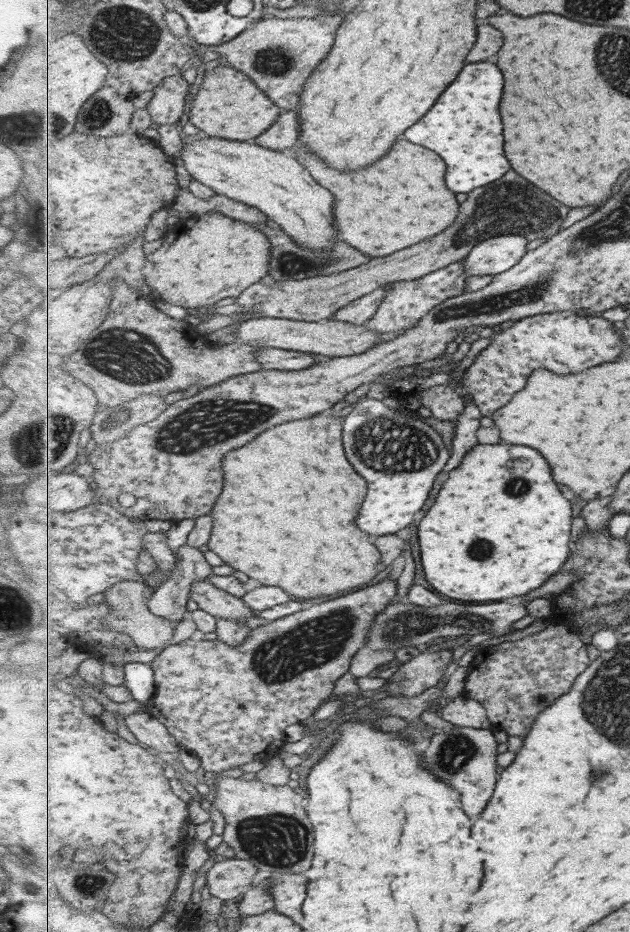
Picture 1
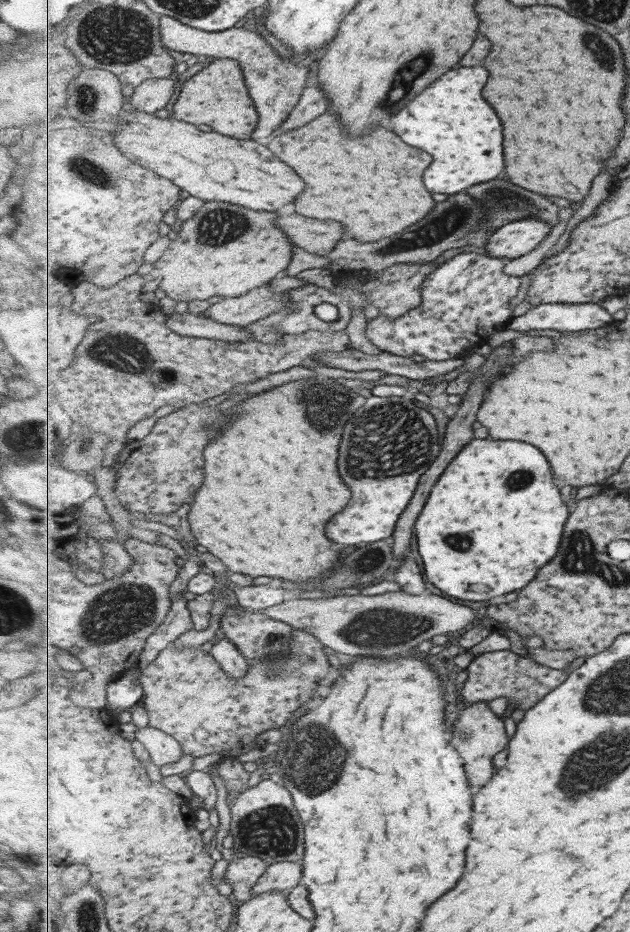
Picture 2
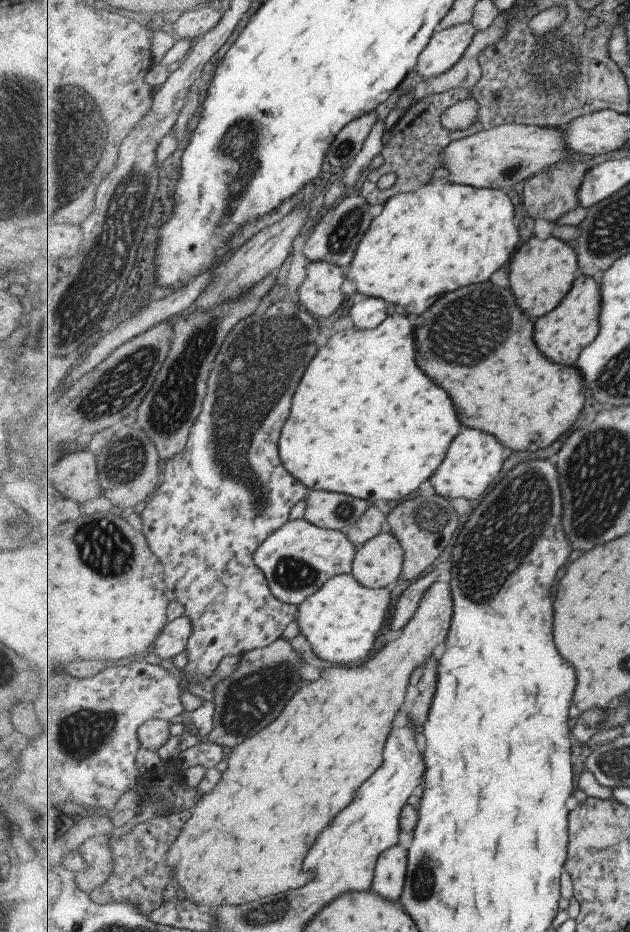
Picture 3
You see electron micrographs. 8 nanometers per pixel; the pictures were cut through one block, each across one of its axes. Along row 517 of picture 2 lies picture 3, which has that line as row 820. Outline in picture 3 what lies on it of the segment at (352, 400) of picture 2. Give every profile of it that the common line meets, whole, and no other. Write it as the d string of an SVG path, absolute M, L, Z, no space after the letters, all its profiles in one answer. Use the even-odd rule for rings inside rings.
M435 582L434 586L430 586L424 594L424 600L421 600L419 608L415 610L413 618L407 622L405 628L401 628L401 634L398 638L388 642L381 648L381 652L377 652L375 656L371 656L366 662L355 668L345 668L345 664L337 664L335 667L325 668L321 680L317 680L317 684L305 684L295 698L289 702L289 706L283 710L283 714L277 718L277 722L273 722L271 726L267 726L261 734L245 740L239 746L236 746L228 756L226 770L222 773L218 783L212 788L212 791L203 796L196 807L192 810L190 822L183 827L181 834L178 836L174 845L169 851L169 866L173 868L174 883L181 884L183 892L187 894L187 898L195 904L207 904L209 908L221 908L225 904L245 904L245 902L255 902L259 898L267 898L267 896L275 896L279 892L299 890L309 882L307 874L303 870L303 860L307 858L307 854L311 852L311 848L315 846L317 838L321 836L321 832L337 818L339 812L343 812L357 796L357 790L367 782L367 778L371 778L384 763L384 752L389 740L389 732L392 731L393 720L399 714L399 706L403 706L405 700L405 692L409 686L409 678L411 672L415 668L424 668L425 662L431 658L433 650L439 644L445 644L448 639L449 630L452 628L453 622L453 591L448 582Z

